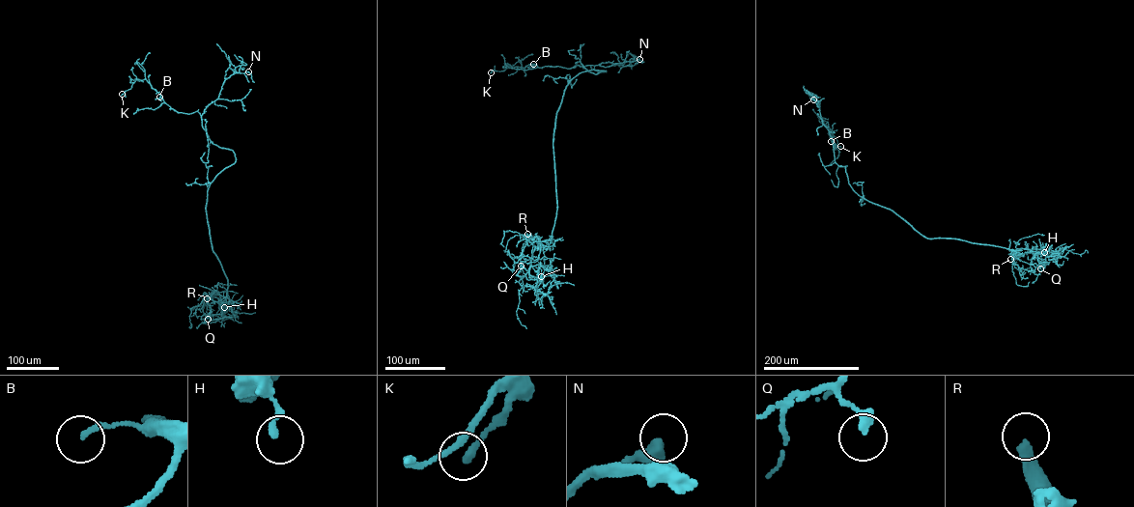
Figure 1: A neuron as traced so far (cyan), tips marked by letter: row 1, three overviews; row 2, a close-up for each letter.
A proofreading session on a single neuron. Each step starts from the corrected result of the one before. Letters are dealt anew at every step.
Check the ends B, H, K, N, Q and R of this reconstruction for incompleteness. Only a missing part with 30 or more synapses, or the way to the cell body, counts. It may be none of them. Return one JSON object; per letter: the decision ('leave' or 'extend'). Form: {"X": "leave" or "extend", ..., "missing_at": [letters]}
{"B": "leave", "H": "leave", "K": "leave", "N": "leave", "Q": "leave", "R": "extend", "missing_at": ["R"]}

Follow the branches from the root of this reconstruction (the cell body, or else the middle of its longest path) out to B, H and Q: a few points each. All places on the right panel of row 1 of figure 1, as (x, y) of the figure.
B: (899, 216), (853, 189), (847, 166), (836, 162), (836, 145), (836, 149), (831, 141)
H: (899, 216), (928, 238), (956, 239), (1020, 250), (1018, 248), (1038, 249), (1042, 246), (1044, 252)
Q: (899, 216), (928, 238), (956, 239), (1020, 250), (1018, 248), (1044, 250), (1046, 263), (1040, 268)

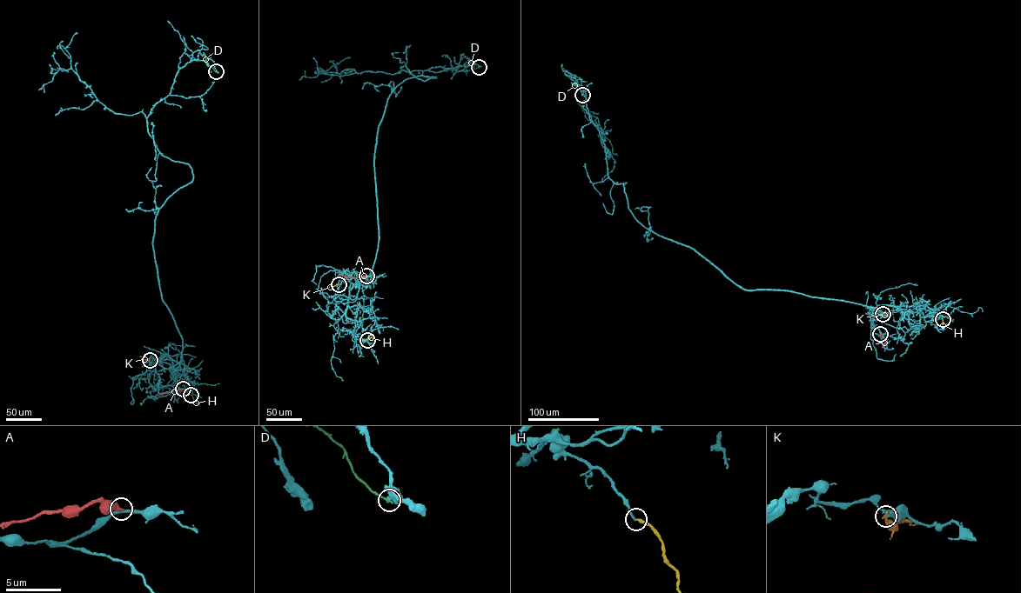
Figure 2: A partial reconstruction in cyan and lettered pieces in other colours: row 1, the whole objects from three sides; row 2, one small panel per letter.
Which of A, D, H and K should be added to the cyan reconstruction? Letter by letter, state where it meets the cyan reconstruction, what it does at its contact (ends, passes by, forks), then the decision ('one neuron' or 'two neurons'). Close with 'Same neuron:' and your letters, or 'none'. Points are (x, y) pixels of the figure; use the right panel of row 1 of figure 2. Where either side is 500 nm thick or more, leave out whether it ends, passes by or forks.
A: meets cyan at (880, 334); it ends there; two neurons
D: meets cyan at (582, 95); two neurons
H: meets cyan at (943, 319); it ends there; one neuron
K: meets cyan at (883, 314); it ends there; two neurons
Same neuron: H

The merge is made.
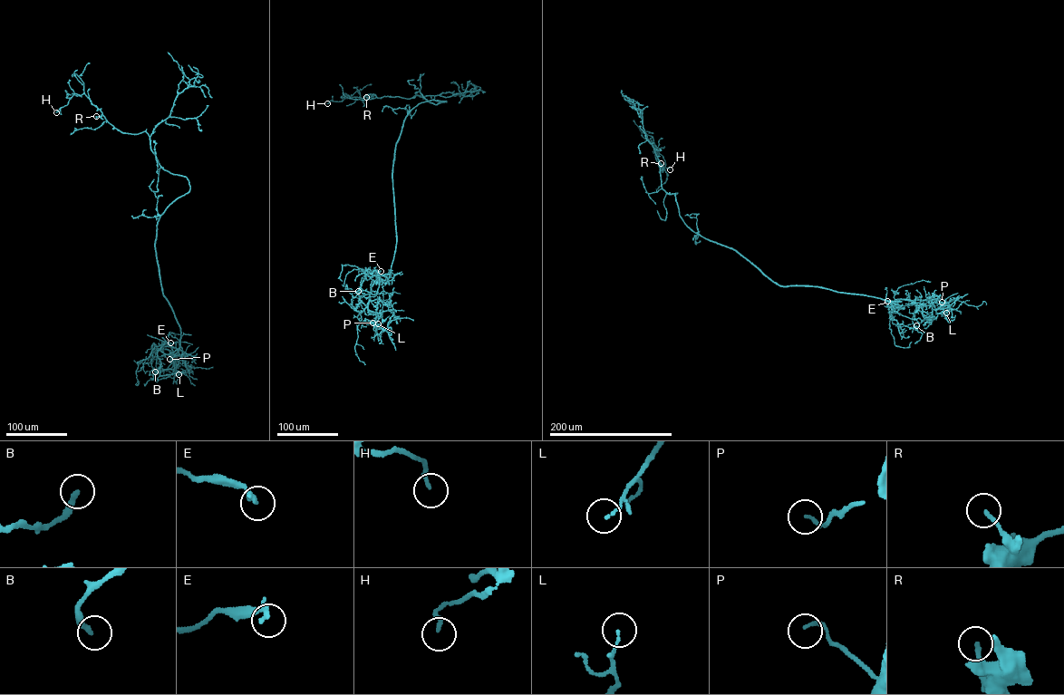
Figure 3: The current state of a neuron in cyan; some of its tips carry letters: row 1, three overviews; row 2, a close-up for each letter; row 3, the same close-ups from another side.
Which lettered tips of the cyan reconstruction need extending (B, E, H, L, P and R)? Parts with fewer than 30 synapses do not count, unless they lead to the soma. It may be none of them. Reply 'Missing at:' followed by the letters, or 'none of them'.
Missing at: none of them

